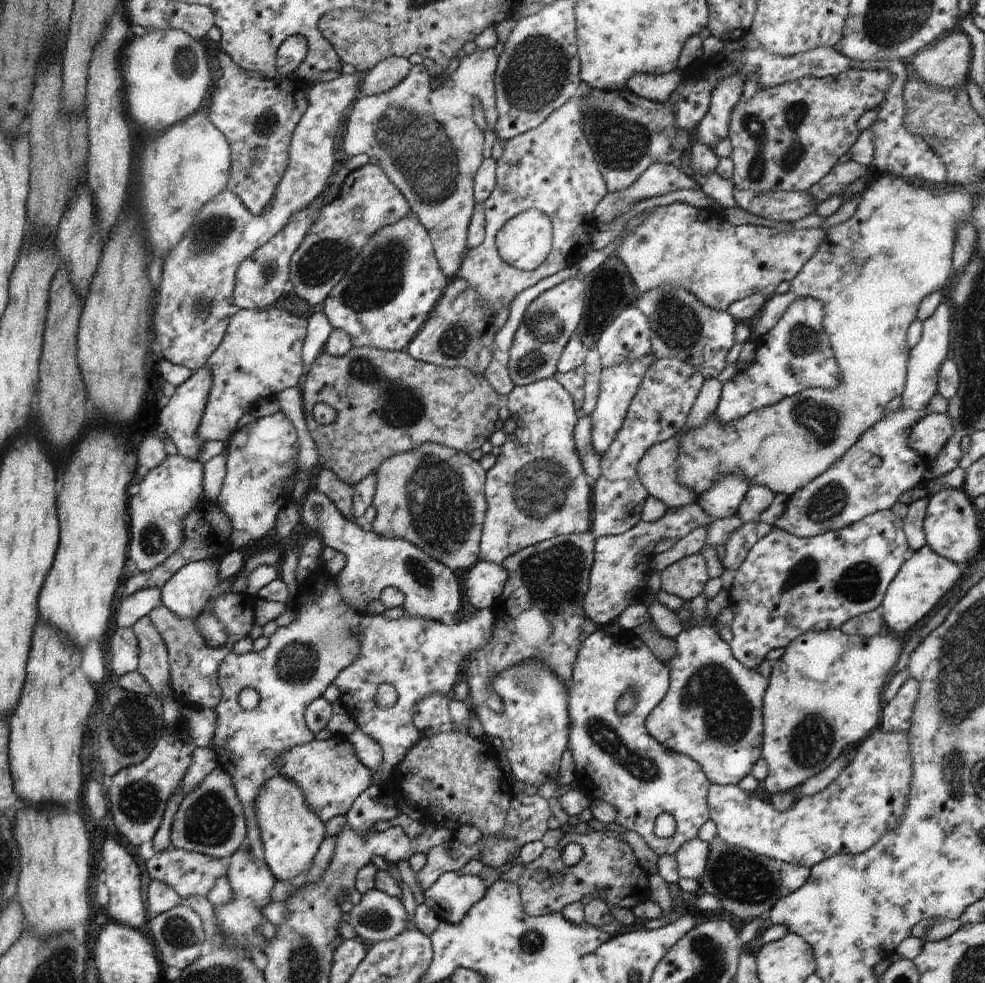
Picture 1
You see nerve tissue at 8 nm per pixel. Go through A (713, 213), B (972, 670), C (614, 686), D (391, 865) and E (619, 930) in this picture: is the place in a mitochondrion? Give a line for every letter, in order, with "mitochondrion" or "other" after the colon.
A: other
B: mitochondrion
C: other
D: other
E: other

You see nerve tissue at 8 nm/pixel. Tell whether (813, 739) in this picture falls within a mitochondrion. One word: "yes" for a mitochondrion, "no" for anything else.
yes

